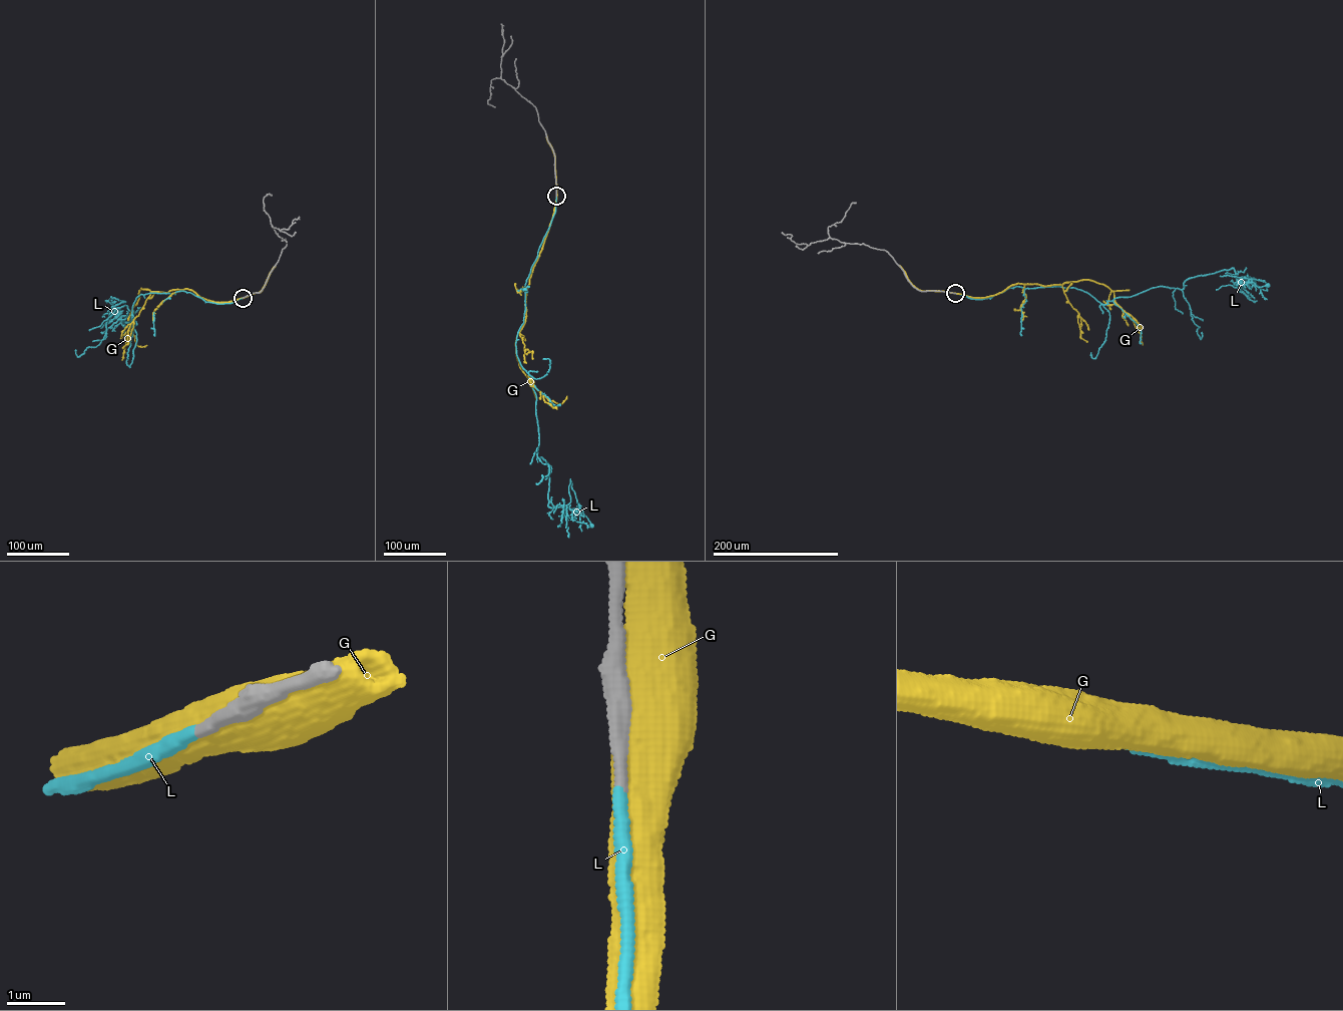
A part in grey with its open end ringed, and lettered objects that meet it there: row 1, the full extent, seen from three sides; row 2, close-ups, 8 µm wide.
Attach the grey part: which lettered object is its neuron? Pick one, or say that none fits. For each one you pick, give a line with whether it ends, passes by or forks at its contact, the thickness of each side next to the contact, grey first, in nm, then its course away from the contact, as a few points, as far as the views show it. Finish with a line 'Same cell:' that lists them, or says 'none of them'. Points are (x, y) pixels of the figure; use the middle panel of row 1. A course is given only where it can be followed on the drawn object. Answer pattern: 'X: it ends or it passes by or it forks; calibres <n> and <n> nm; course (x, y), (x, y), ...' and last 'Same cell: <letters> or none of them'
L: it ends; calibres 220 and 220 nm; course (556, 196), (525, 285), (516, 354), (536, 396), (537, 457), (548, 465), (547, 506), (581, 510), (591, 526)
Same cell: L

